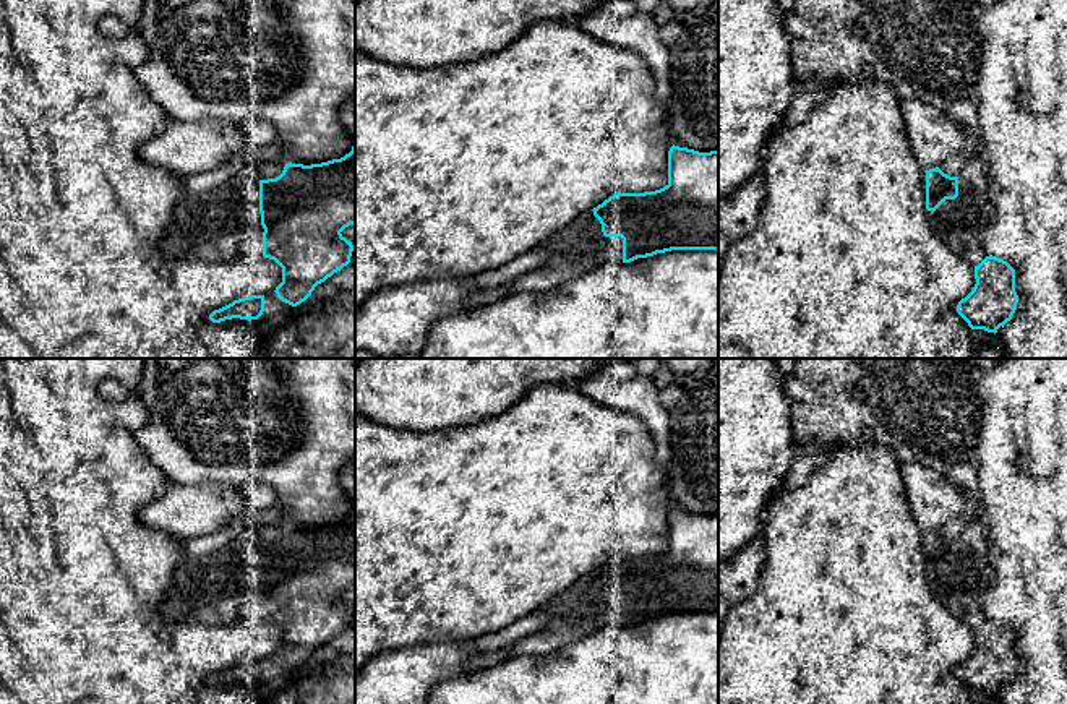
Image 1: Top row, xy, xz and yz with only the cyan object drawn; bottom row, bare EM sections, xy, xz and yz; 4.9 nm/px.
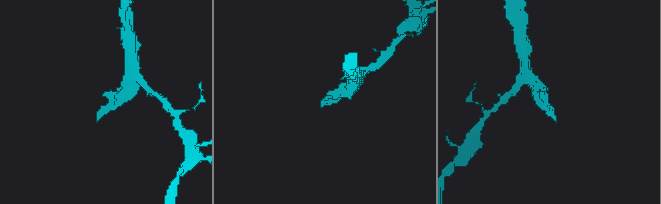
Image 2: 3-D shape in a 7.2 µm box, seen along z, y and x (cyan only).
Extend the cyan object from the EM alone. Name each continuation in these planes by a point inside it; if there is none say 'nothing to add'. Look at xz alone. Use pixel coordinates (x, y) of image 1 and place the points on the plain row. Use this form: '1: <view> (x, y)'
1: xz (582, 605)

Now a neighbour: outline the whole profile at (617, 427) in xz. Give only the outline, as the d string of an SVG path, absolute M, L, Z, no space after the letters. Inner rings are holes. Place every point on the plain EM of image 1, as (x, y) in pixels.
M558 383L534 386L511 409L485 422L438 431L392 428L355 412L355 678L378 654L435 641L478 639L535 612L615 556L644 556L666 550L668 514L673 508L655 454L655 441L639 417Z

